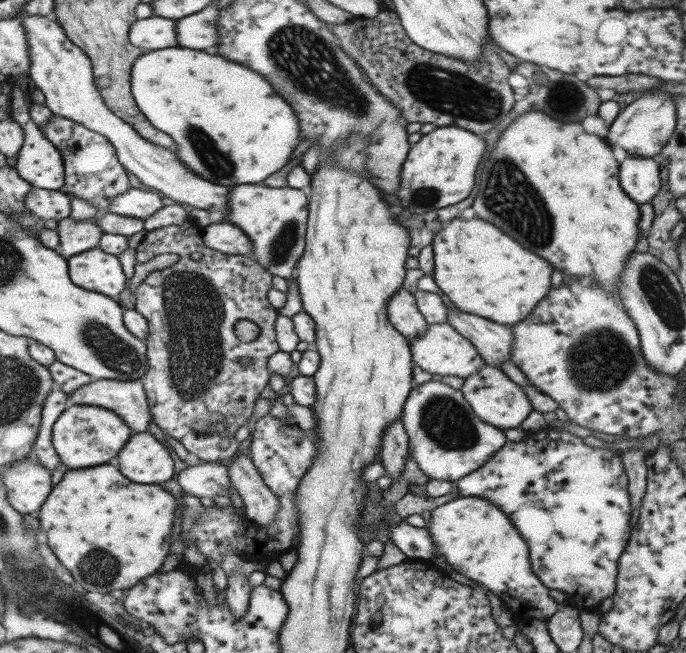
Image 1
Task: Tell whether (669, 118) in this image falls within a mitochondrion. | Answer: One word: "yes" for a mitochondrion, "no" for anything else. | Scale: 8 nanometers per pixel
no

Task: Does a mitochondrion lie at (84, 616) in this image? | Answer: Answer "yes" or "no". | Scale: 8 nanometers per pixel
yes

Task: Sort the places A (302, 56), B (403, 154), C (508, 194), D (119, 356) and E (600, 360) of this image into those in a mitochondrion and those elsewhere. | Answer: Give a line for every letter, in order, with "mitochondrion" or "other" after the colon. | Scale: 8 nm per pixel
A: mitochondrion
B: other
C: mitochondrion
D: mitochondrion
E: mitochondrion

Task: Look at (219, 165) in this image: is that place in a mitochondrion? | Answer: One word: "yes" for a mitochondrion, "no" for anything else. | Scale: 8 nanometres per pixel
yes

